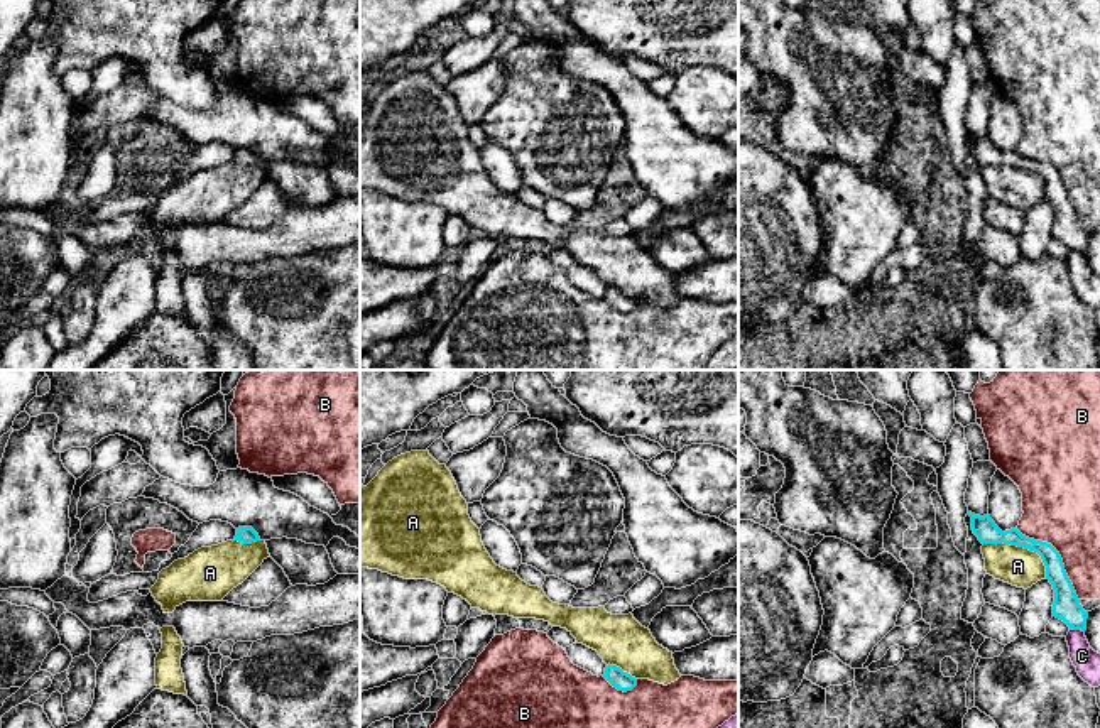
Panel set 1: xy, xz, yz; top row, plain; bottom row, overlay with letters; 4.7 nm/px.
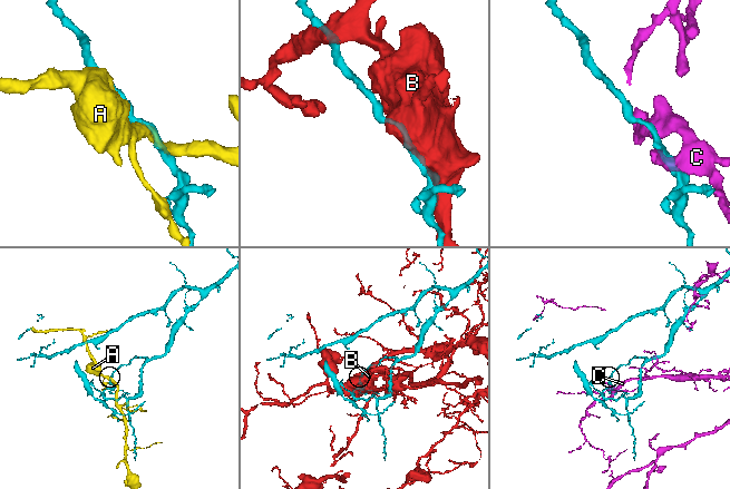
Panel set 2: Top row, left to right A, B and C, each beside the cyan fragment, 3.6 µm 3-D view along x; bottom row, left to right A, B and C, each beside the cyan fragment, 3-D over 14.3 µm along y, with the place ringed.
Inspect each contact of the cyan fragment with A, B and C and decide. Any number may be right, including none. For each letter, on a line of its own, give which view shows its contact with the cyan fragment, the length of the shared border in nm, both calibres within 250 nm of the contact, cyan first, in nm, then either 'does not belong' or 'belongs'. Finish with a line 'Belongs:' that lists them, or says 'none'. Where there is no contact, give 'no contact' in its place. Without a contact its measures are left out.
A: contact in yz; length 340 nm; calibres 110 and 190 nm; does not belong
B: contact in yz; length 460 nm; calibres 130 and 360 nm; does not belong
C: contact in yz; length 70 nm; calibres 130 and 120 nm; does not belong
Belongs: none

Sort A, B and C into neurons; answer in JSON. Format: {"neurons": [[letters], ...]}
{"neurons": [["A"], ["B"], ["C"]]}

